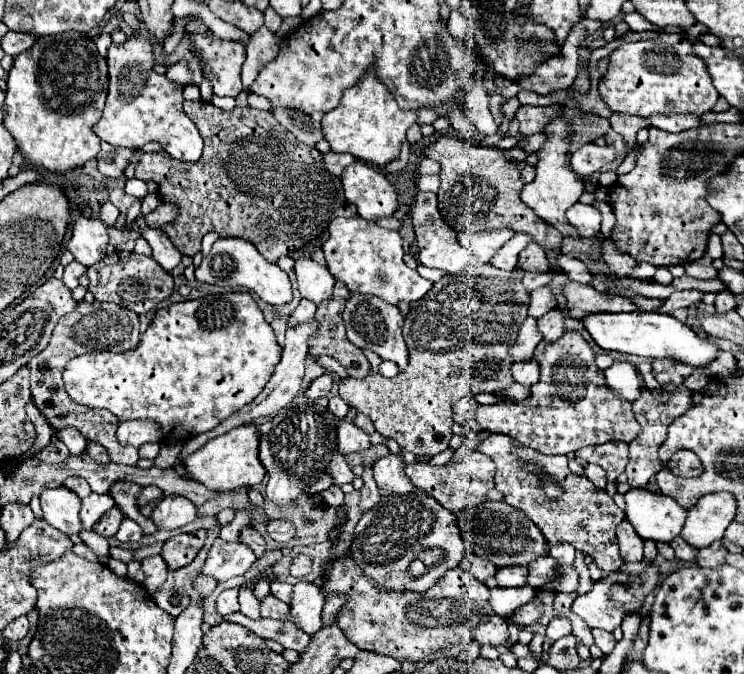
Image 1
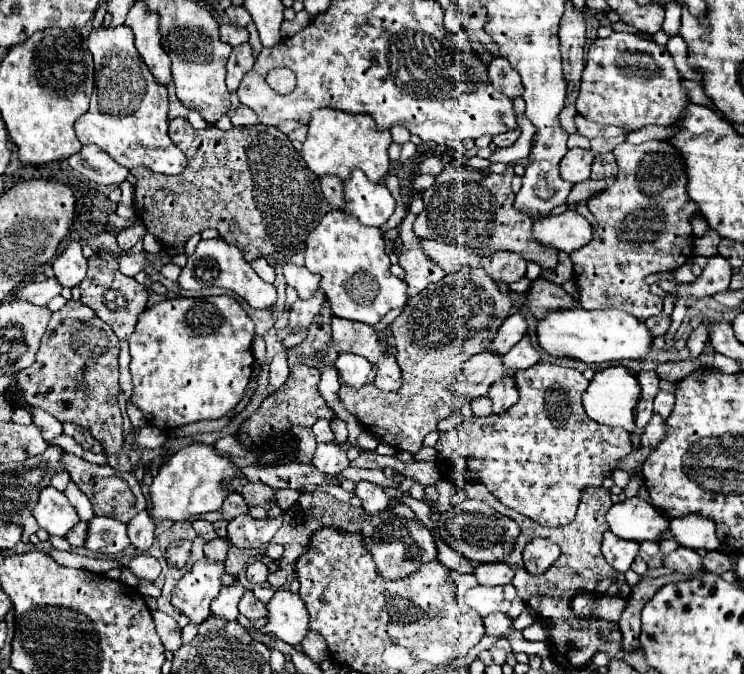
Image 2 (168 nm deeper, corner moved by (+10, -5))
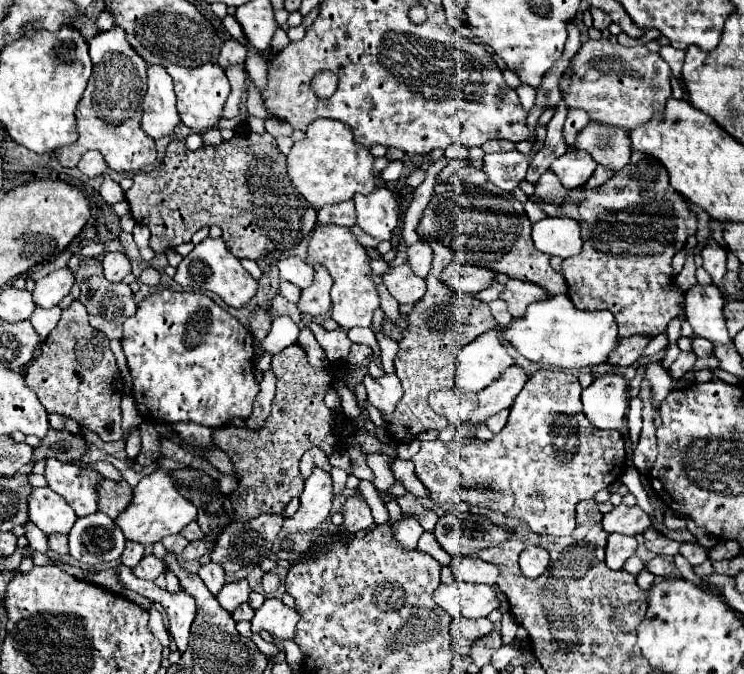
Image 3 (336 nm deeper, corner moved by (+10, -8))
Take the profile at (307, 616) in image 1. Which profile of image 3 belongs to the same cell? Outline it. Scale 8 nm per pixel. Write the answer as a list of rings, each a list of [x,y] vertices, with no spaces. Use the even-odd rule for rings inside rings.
[[[268,597],[264,605],[254,611],[254,617],[250,621],[252,633],[260,633],[264,629],[278,639],[292,639],[296,623],[298,623],[296,609],[286,607],[280,599],[274,597]]]

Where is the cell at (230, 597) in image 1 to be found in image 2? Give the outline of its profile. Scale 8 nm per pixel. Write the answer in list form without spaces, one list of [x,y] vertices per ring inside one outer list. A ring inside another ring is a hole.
[[[236,584],[230,588],[222,588],[220,594],[212,600],[212,614],[226,618],[226,620],[236,620],[238,618],[238,602],[244,594],[244,586]]]

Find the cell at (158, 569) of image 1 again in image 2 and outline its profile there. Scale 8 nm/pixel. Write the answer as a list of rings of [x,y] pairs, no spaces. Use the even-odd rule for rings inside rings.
[[[138,554],[136,558],[132,558],[132,562],[128,564],[128,568],[142,580],[150,580],[154,582],[160,576],[160,562],[150,556],[150,554]]]

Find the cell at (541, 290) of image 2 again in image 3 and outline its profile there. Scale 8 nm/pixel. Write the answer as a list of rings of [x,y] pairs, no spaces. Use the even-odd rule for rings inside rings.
[[[510,279],[504,285],[504,291],[500,293],[500,299],[508,303],[508,311],[512,317],[522,317],[530,303],[542,301],[546,297],[548,297],[548,293],[544,289],[540,289],[538,285],[524,283],[518,279]]]

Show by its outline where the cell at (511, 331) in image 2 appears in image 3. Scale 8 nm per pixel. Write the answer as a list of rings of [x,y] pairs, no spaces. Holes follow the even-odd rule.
[[[490,329],[460,351],[456,393],[478,393],[514,365],[498,335],[498,329]]]

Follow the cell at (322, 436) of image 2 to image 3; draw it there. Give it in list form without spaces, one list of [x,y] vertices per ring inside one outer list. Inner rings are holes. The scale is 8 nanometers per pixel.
[[[312,447],[310,451],[304,453],[304,457],[300,461],[300,475],[302,475],[302,479],[308,479],[308,475],[312,475],[312,469],[316,469],[316,467],[326,471],[326,473],[330,473],[330,469],[332,469],[328,457],[324,457],[324,453],[320,449]]]

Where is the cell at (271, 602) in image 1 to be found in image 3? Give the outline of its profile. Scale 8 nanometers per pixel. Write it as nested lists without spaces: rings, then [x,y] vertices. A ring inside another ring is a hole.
[[[242,603],[238,605],[234,611],[232,611],[232,619],[238,623],[238,621],[250,621],[254,615],[254,609],[248,607],[248,603]]]

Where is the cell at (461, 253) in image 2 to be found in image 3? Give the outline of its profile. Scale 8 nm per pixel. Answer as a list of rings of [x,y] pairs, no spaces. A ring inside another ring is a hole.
[[[418,241],[416,245],[408,247],[406,263],[412,267],[412,271],[418,277],[426,277],[430,271],[430,263],[432,263],[432,249],[430,249],[428,241]]]

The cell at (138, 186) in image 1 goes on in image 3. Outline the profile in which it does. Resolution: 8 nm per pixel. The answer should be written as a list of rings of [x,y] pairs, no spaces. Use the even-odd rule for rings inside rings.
[[[104,173],[102,175],[102,183],[100,183],[100,195],[102,195],[102,199],[108,203],[108,205],[114,205],[114,203],[118,203],[118,201],[122,201],[124,199],[124,191],[120,189],[120,185],[108,175],[108,173]]]

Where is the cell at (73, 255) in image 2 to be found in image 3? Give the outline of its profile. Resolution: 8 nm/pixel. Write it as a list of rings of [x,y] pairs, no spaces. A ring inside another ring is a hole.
[[[68,267],[58,269],[52,275],[46,275],[44,279],[38,279],[32,289],[34,305],[40,309],[56,307],[62,301],[62,297],[70,293],[72,283],[74,283],[74,275],[70,273]]]

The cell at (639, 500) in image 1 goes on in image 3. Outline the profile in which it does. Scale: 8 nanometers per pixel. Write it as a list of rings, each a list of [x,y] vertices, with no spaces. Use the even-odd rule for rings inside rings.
[[[620,503],[610,513],[604,515],[602,527],[606,533],[622,533],[622,535],[640,535],[650,527],[650,517],[638,505]]]

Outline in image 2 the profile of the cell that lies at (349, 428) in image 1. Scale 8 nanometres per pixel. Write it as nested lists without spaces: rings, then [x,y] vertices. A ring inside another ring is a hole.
[[[330,442],[330,444],[318,444],[318,448],[314,452],[314,462],[312,464],[320,472],[326,472],[326,474],[334,476],[334,474],[346,470],[350,460],[348,460],[346,450],[342,448],[342,444]]]

